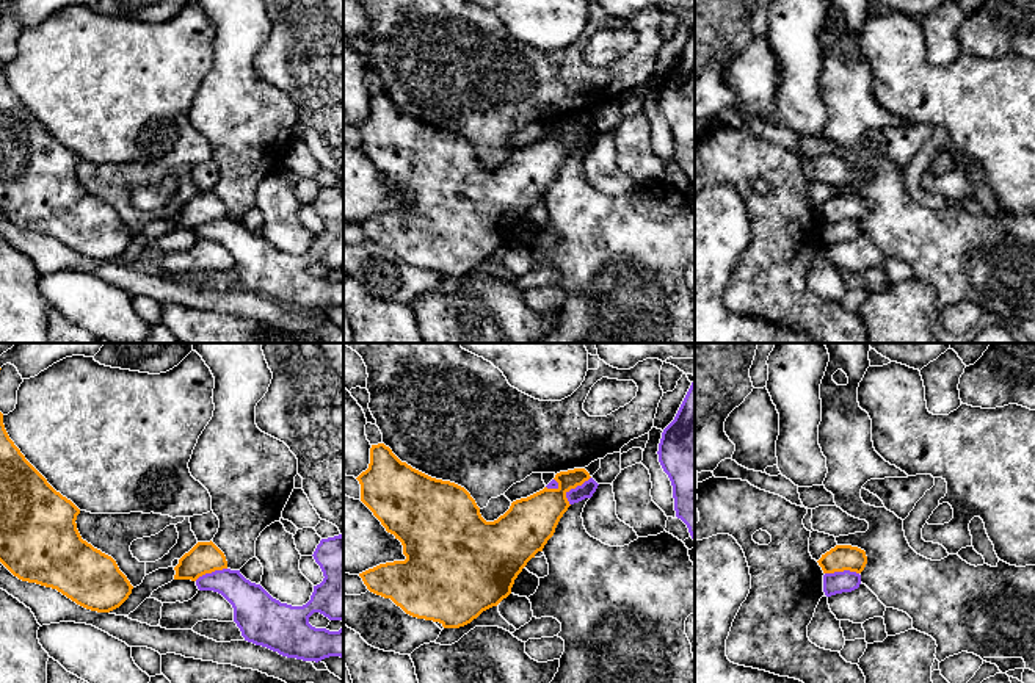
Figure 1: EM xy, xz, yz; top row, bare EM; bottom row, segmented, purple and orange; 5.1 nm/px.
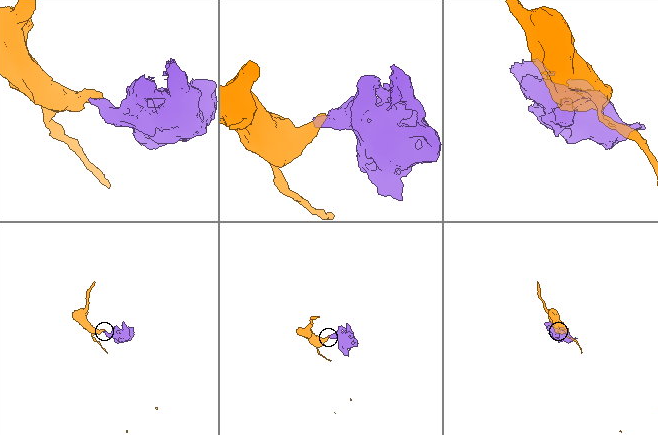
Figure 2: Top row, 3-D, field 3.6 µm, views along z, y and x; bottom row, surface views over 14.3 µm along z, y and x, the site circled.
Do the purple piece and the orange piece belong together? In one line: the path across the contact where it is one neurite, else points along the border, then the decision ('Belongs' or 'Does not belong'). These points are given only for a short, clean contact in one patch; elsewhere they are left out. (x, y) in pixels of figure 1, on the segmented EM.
Boundary: xz (590, 477), (566, 494), (570, 505). Does not belong

